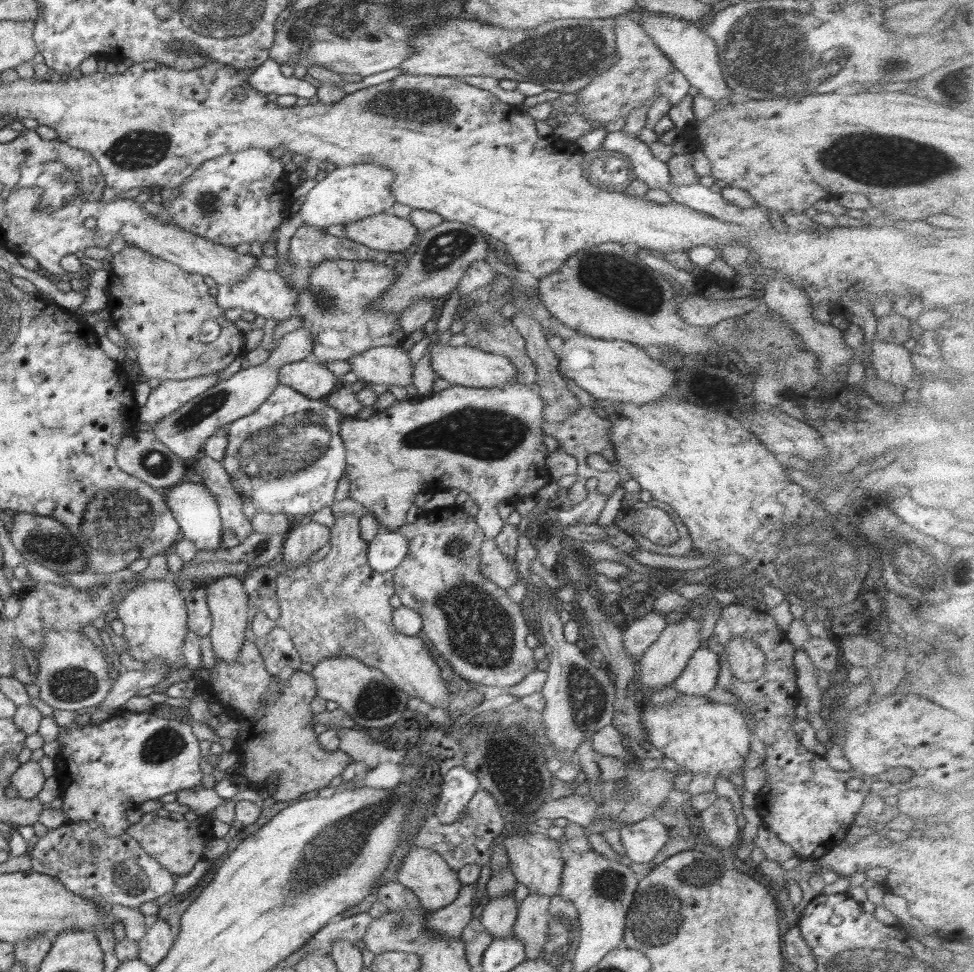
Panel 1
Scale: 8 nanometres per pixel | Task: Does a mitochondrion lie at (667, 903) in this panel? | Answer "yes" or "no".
yes

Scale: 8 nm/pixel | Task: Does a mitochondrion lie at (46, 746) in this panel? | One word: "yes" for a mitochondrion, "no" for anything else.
no

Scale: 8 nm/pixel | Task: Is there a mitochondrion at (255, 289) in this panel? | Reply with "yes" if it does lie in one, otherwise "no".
no

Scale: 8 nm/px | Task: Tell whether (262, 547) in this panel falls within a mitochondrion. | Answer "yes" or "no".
yes

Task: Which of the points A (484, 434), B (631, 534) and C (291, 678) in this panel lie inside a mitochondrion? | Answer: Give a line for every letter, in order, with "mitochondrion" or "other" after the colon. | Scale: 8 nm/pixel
A: mitochondrion
B: other
C: other

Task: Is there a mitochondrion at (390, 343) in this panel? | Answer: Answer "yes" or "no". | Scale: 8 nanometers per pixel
no

